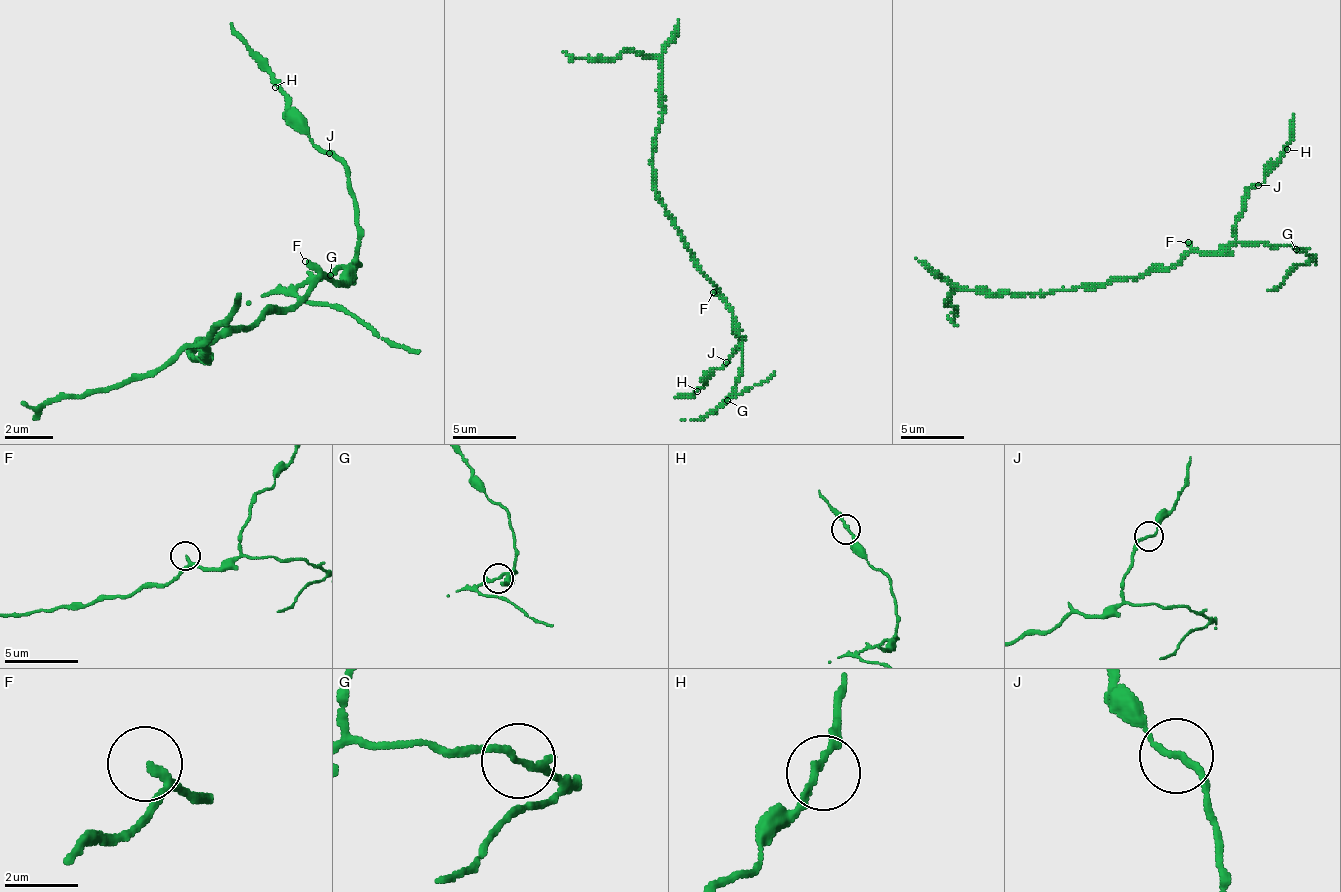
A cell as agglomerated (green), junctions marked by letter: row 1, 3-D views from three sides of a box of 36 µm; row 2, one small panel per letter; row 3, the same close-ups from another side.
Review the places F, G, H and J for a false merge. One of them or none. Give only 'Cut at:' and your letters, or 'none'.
Cut at: G

